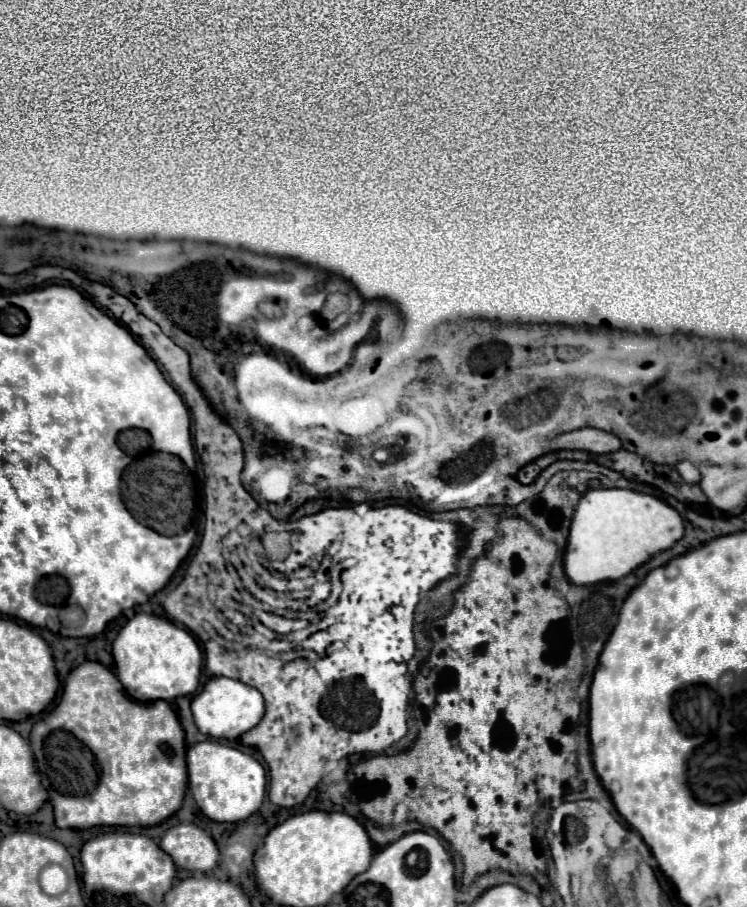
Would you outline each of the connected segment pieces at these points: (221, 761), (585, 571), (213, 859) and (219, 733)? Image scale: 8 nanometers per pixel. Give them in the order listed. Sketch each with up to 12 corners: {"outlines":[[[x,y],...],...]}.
{"outlines":[[[205,740],[187,750],[189,788],[215,822],[247,820],[265,768]],[[623,488],[587,490],[565,574],[619,580],[671,548],[679,512]],[[195,824],[169,828],[159,846],[177,868],[209,874],[213,838]],[[219,676],[193,698],[201,734],[237,740],[265,714],[253,686]]]}

